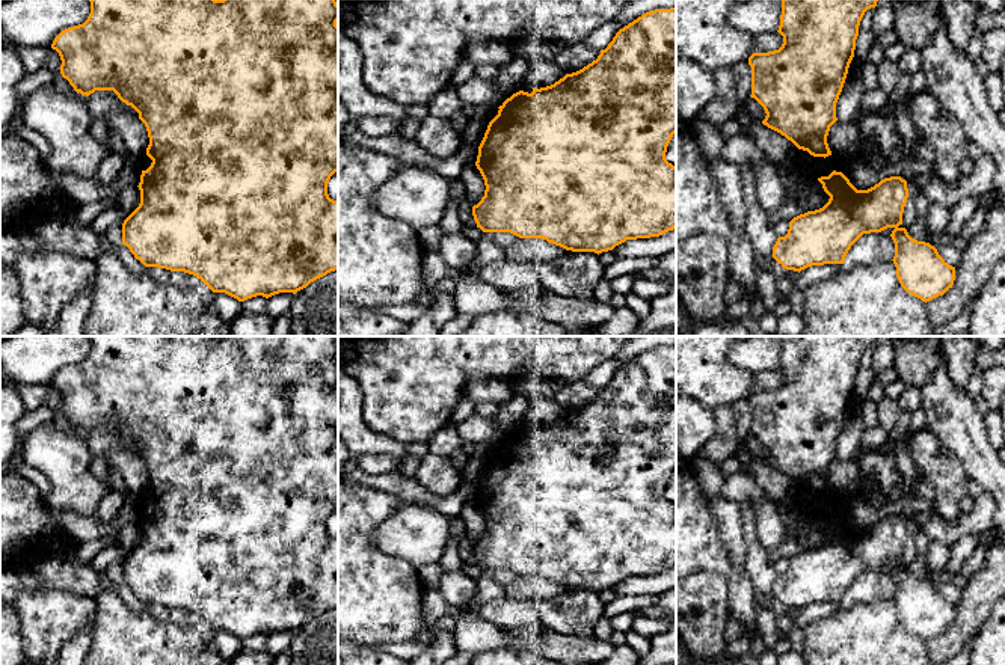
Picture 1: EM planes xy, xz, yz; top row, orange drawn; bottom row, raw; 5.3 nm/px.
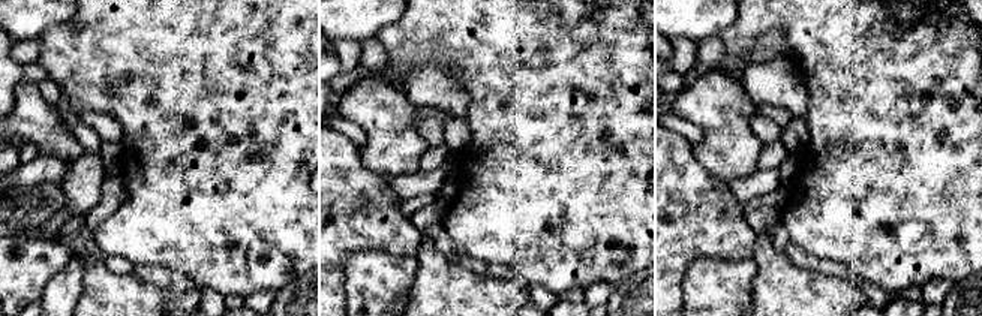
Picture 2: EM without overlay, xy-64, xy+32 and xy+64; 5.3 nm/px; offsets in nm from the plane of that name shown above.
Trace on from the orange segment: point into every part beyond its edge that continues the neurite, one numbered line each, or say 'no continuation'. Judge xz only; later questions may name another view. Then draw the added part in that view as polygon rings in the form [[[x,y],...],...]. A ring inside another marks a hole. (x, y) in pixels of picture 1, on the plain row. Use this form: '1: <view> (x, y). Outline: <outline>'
no continuation

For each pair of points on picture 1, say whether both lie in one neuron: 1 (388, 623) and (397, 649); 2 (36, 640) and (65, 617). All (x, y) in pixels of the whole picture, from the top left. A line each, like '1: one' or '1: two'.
1: two
2: one

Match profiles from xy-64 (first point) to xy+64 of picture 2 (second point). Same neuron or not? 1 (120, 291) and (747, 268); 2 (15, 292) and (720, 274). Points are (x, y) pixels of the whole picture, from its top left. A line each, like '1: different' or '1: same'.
1: different
2: same

